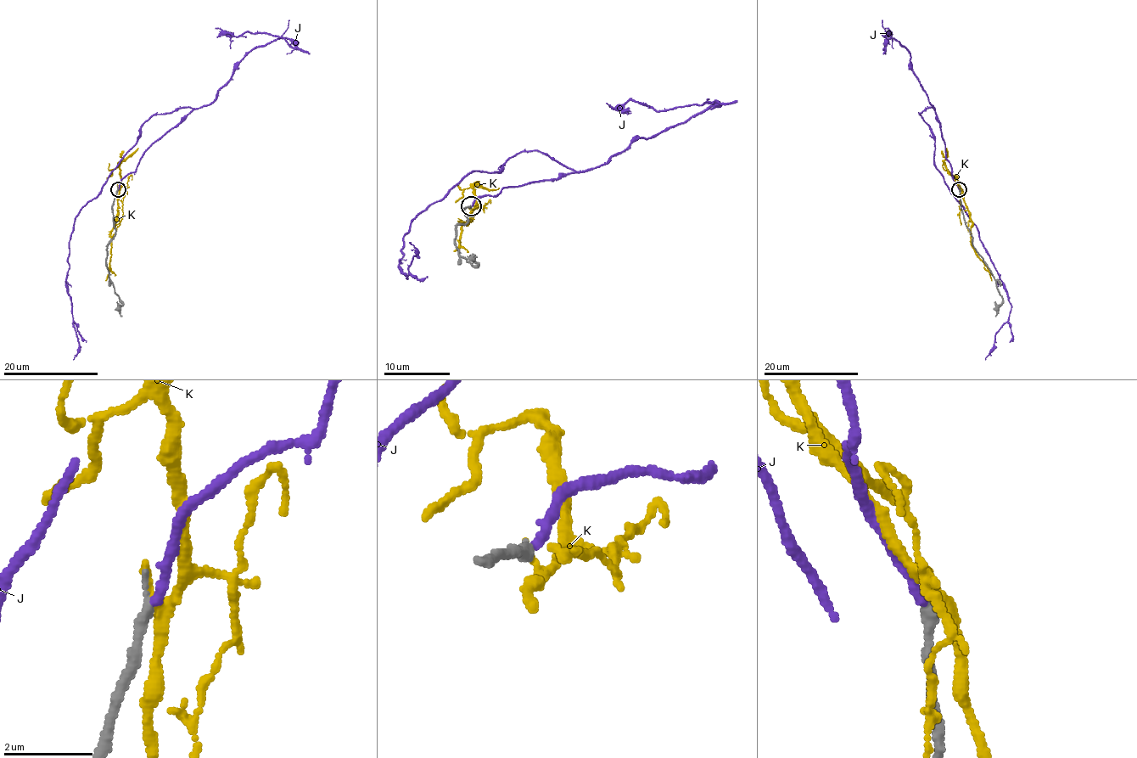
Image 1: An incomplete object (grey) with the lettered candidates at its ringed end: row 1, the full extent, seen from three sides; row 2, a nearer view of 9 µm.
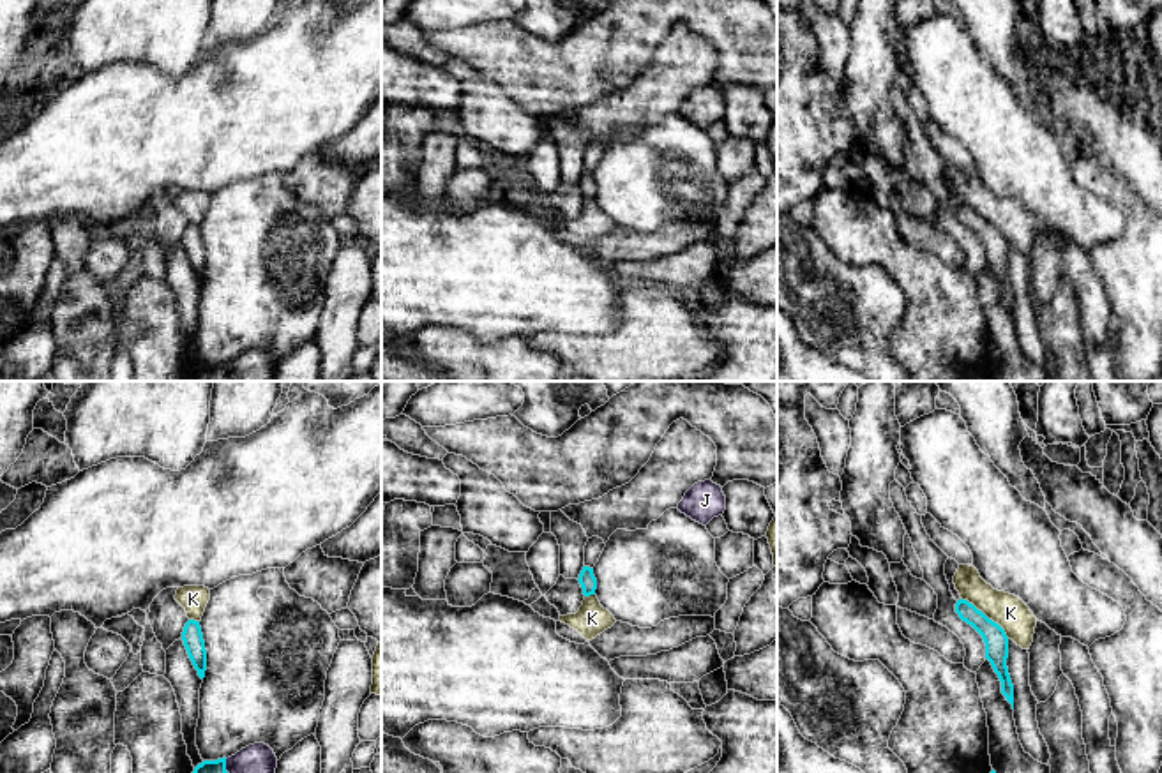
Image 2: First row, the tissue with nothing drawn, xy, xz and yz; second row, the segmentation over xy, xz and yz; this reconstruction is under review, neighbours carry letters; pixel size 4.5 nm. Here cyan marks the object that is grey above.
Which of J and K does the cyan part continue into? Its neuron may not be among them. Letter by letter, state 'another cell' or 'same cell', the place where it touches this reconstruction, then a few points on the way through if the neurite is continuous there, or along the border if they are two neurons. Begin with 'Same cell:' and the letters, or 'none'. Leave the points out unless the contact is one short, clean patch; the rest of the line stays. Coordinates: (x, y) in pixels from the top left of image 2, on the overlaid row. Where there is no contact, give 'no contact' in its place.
Same cell: J
J: same cell; contact xy (225, 766); way xy (207, 766), (225, 766), (258, 757)
K: another cell; contact yz (984, 615)

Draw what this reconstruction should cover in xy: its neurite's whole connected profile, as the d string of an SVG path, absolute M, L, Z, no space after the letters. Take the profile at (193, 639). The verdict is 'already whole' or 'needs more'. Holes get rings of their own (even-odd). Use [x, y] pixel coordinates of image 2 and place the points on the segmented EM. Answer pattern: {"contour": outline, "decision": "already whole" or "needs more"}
{"contour": "M189 619L185 623L182 641L198 676L203 679L207 671L207 649L200 621Z", "decision": "already whole"}

